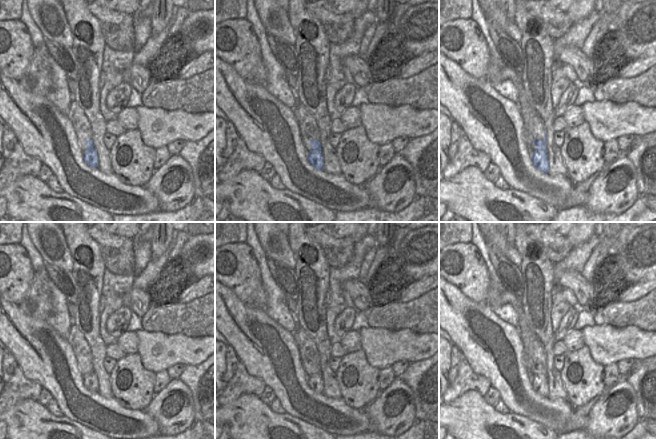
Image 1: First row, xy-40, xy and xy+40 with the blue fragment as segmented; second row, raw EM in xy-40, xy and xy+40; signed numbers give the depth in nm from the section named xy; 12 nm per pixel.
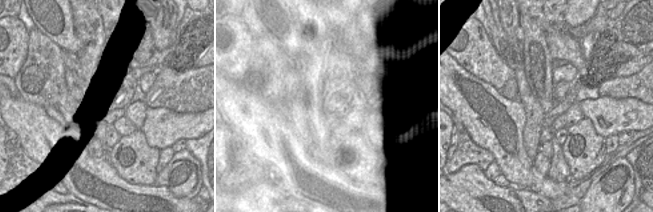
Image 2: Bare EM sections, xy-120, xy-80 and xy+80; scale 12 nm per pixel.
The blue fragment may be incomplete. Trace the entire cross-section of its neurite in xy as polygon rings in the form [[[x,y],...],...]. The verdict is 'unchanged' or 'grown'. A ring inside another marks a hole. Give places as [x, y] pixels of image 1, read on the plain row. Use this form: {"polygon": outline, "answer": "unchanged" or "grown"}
{"polygon": [[[319,363],[309,364],[312,374],[308,378],[309,387],[317,394],[324,394],[324,382],[321,376]]], "answer": "unchanged"}

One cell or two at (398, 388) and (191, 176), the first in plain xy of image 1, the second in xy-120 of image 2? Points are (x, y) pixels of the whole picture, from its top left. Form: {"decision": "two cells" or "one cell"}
{"decision": "one cell"}

